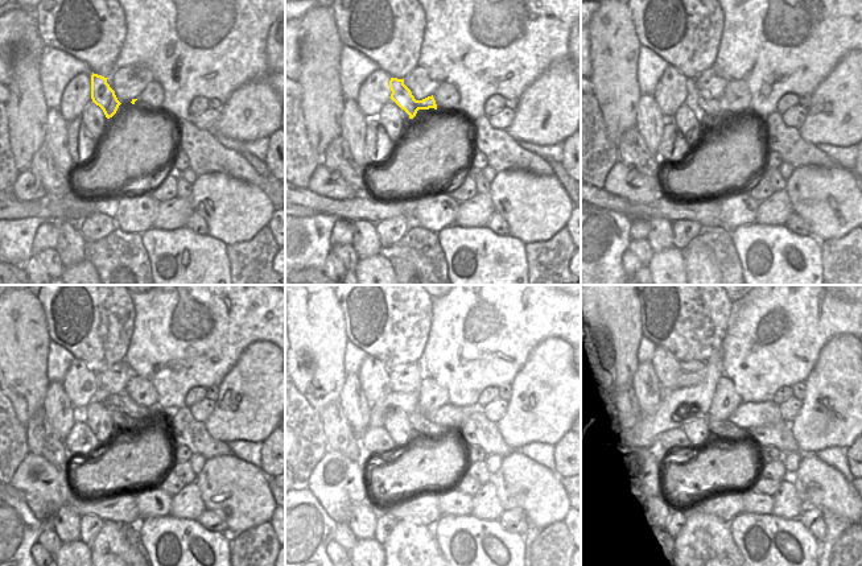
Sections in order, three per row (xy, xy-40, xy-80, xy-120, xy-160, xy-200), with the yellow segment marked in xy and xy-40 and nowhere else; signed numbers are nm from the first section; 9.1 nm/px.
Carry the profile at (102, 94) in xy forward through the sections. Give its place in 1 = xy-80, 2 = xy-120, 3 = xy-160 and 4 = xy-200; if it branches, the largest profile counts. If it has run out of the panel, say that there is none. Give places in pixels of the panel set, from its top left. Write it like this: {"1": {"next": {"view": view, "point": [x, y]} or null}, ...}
{"1": {"next": {"view": "xy-80", "point": [714, 107]}}, "2": {"next": {"view": "xy-120", "point": [123, 401]}}, "3": {"next": {"view": "xy-160", "point": [449, 416]}}, "4": {"next": {"view": "xy-200", "point": [747, 414]}}}

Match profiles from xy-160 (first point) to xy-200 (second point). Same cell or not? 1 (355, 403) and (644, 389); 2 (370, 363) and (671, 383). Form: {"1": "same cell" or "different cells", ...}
{"1": "same cell", "2": "same cell"}

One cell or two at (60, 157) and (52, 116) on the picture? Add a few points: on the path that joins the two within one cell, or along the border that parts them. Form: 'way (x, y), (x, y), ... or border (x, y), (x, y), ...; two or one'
way (58, 147), (56, 127); one

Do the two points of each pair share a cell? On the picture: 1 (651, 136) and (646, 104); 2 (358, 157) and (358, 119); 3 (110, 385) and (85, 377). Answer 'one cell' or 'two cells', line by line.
1: one cell
2: one cell
3: two cells

